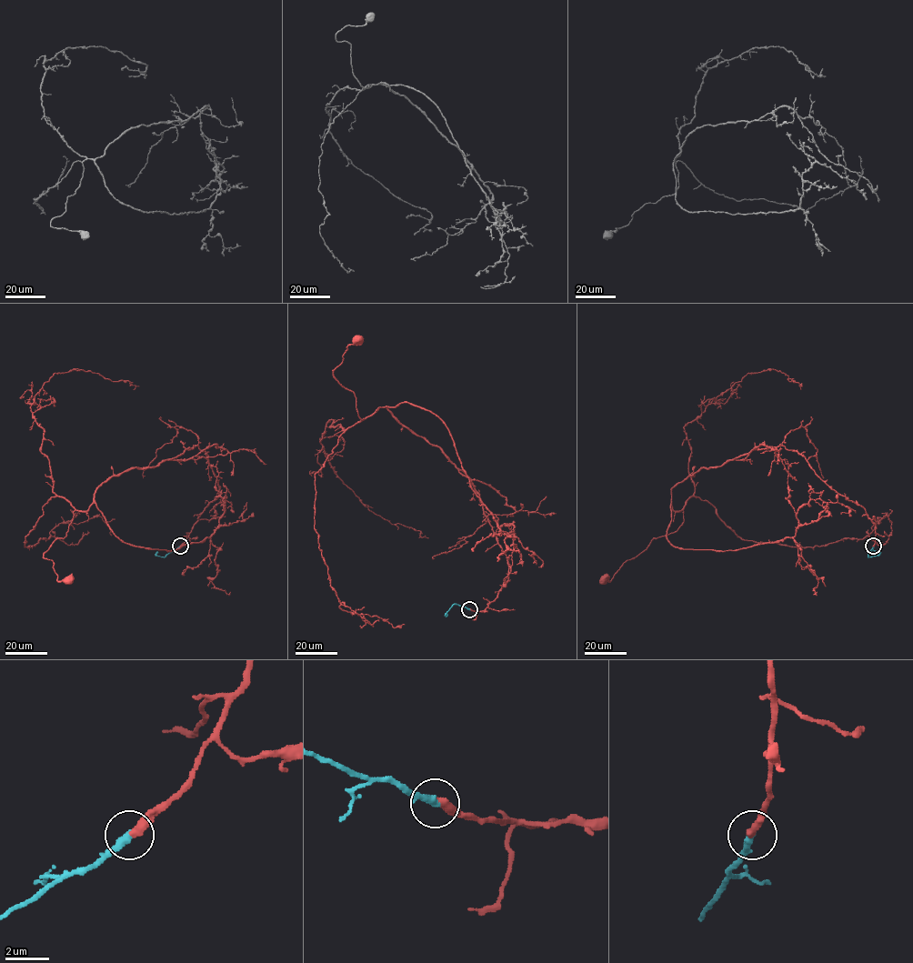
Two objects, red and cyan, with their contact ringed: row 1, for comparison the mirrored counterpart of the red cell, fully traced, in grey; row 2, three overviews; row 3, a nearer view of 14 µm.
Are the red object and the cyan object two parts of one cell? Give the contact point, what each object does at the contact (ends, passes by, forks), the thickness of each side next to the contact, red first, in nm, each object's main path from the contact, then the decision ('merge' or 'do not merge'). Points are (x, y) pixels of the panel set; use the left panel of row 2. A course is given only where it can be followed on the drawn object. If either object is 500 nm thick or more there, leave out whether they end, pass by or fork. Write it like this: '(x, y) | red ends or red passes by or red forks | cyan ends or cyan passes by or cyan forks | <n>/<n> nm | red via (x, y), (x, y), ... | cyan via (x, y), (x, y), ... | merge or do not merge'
(180, 546) | red ends | cyan ends | 360/360 nm | red via (180, 546), (218, 496), (197, 446), (114, 475), (89, 508), (74, 512), (44, 554), (69, 581) | cyan via (180, 546), (165, 556), (158, 556), (156, 552) | merge

